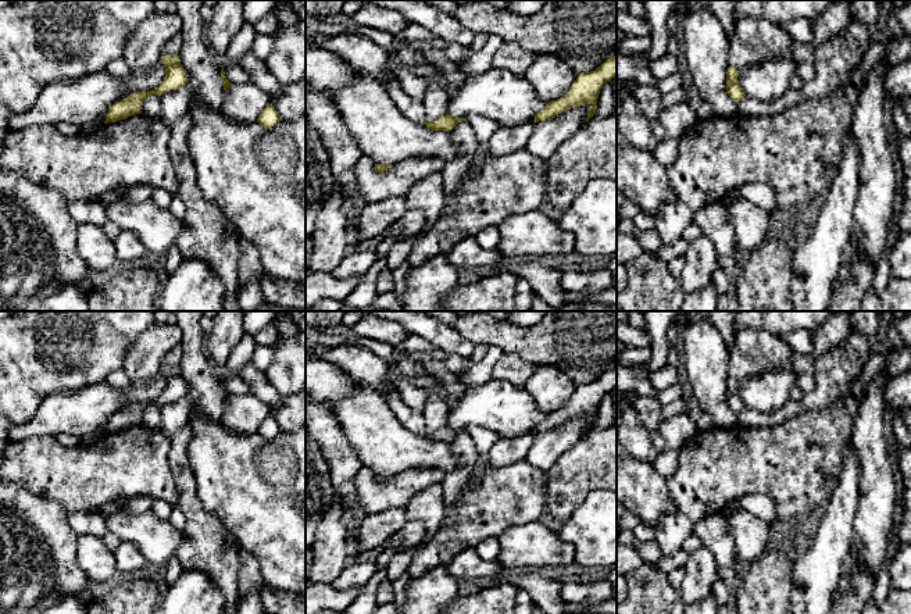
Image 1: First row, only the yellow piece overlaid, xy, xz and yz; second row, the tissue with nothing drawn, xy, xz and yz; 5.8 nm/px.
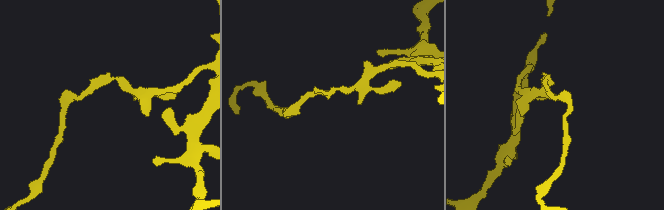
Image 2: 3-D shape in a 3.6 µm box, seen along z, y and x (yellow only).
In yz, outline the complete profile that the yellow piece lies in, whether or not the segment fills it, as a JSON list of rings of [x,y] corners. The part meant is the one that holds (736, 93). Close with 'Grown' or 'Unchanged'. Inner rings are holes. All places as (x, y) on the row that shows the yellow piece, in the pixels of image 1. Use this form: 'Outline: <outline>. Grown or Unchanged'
Outline: [[[729,67],[726,72],[726,90],[730,99],[736,103],[739,103],[746,96],[739,85],[737,76],[739,71],[733,67]]]. Unchanged

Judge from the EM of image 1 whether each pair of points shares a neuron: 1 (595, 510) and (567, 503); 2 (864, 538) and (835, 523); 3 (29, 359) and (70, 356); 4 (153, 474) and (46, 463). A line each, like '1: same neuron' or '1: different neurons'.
1: different neurons
2: different neurons
3: same neuron
4: same neuron

